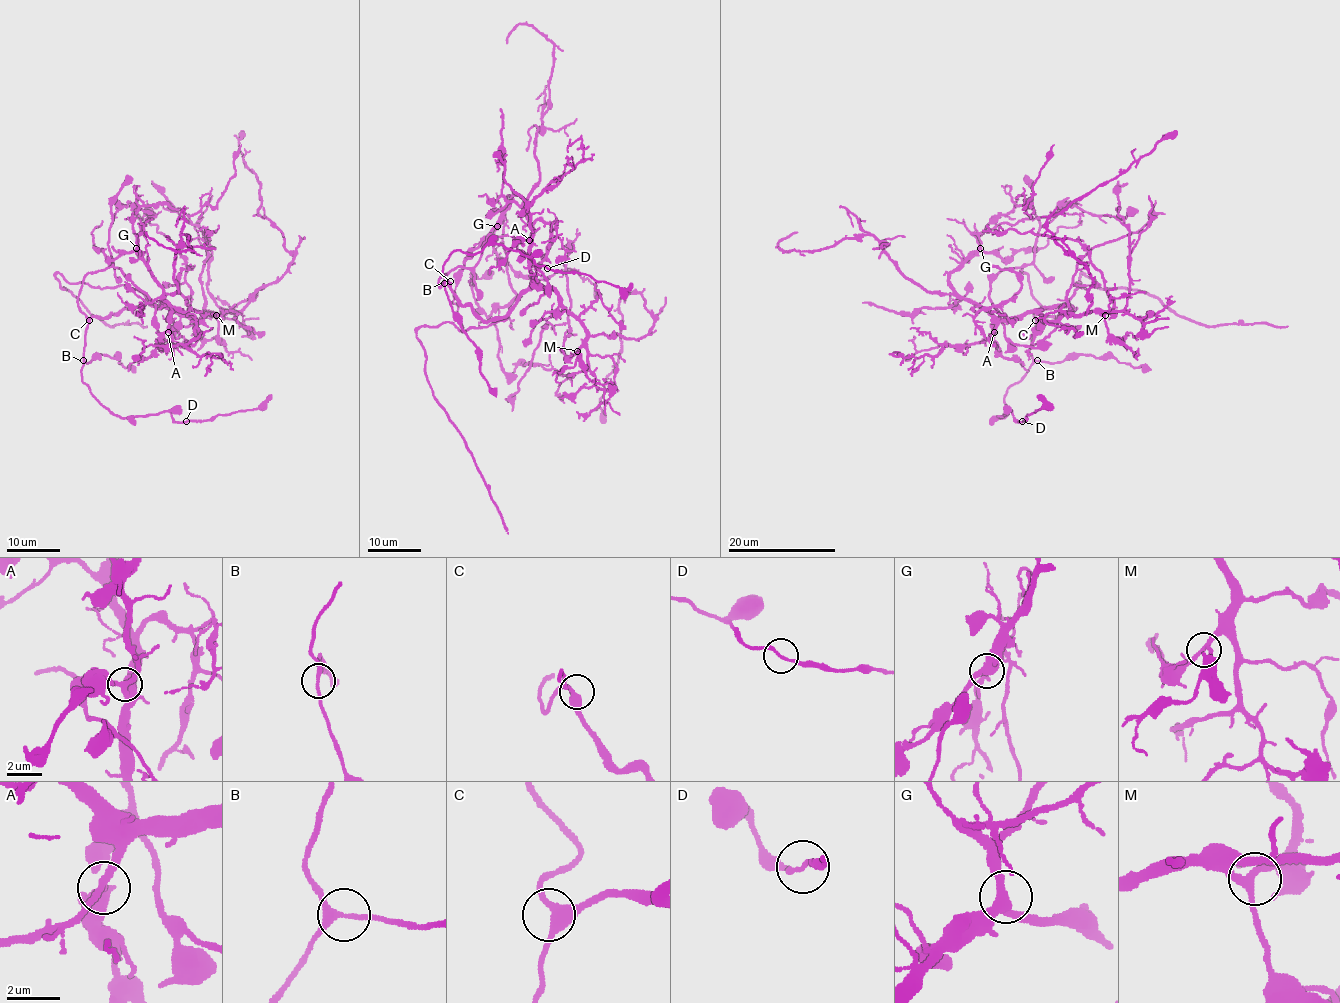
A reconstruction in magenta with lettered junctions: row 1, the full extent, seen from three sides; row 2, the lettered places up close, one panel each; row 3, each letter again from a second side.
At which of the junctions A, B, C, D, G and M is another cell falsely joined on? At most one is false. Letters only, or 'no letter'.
no letter

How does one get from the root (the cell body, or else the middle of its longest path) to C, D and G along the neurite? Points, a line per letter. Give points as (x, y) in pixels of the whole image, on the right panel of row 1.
C: (1047, 307), (1069, 304), (1076, 308), (1059, 317), (1046, 316), (1035, 320)
D: (1047, 307), (1076, 308), (1035, 326), (1033, 365), (1007, 390), (1008, 413), (998, 417), (1011, 412), (1022, 421)
G: (1047, 307), (996, 319), (983, 308), (964, 300), (956, 292), (949, 276), (980, 248)

